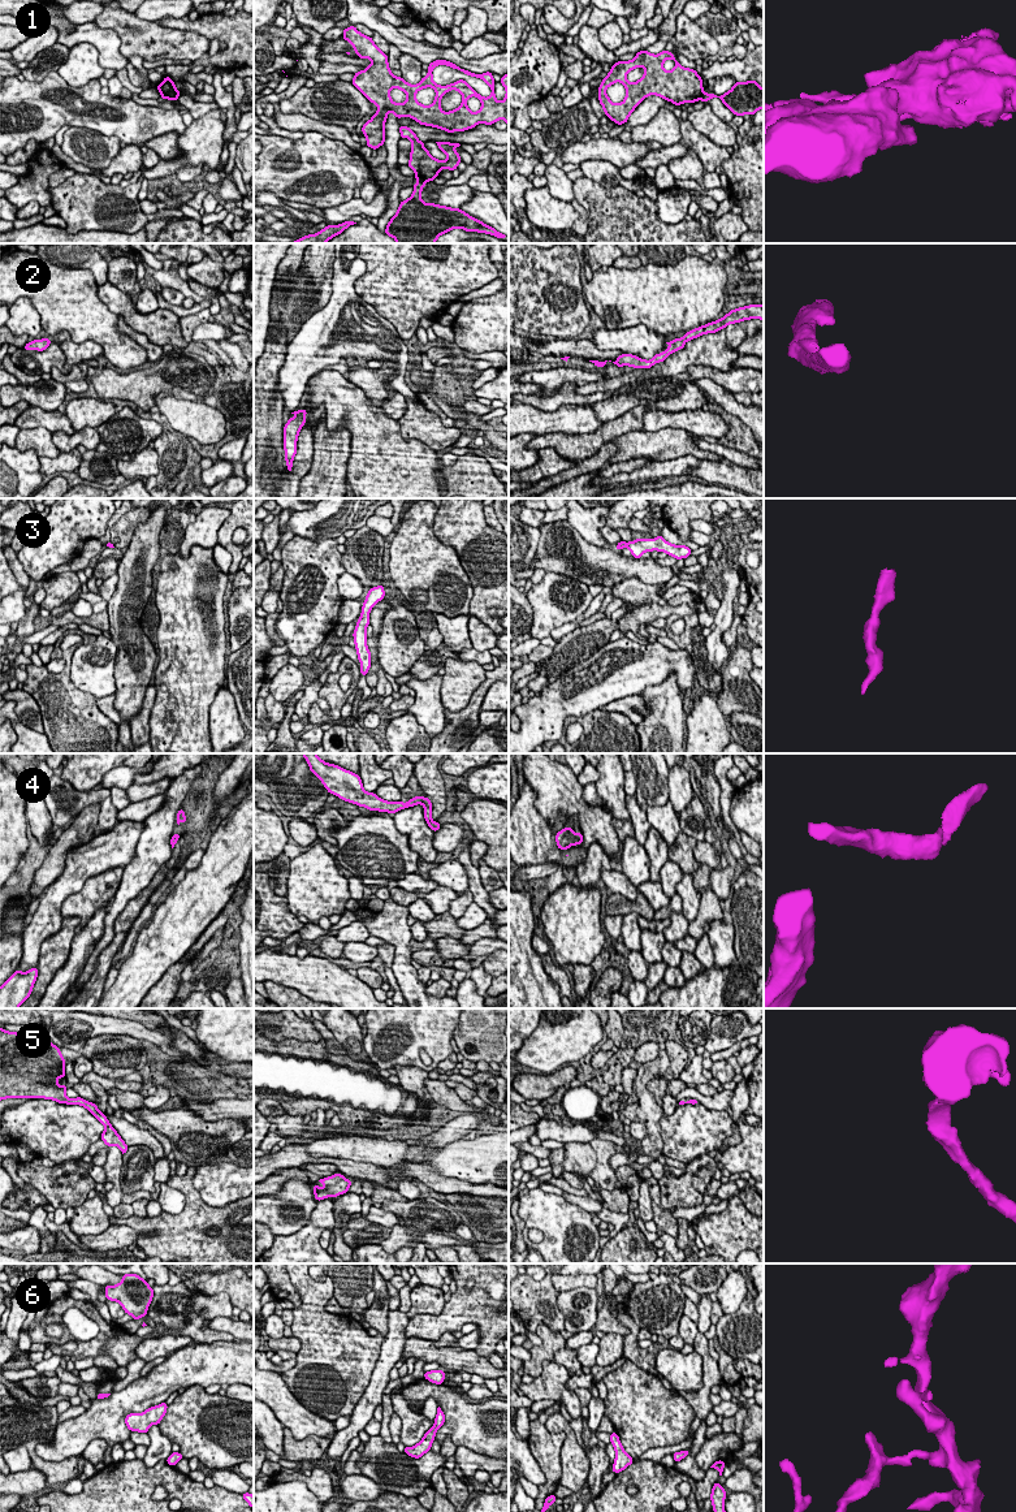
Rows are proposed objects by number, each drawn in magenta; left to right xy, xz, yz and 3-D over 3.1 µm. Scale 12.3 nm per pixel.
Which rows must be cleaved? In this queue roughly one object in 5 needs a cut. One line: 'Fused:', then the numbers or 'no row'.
Fused: 1

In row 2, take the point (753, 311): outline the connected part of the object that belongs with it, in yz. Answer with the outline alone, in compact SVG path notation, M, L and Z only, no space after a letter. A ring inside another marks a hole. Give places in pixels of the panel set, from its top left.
M753 303L749 306L731 310L722 319L718 319L715 321L695 328L687 332L682 338L675 338L671 342L666 342L669 345L669 349L666 351L656 354L650 360L645 360L636 355L623 353L613 363L617 364L619 368L622 366L630 366L634 368L650 368L656 363L663 362L674 351L684 349L684 345L687 341L691 341L706 333L715 333L726 328L729 324L735 324L735 323L740 323L743 320L751 320L751 319L764 320L764 304Z

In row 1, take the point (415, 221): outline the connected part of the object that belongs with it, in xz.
M424 181L412 185L412 195L399 203L397 213L386 225L385 234L397 243L434 243L441 234L455 228L487 233L500 239L506 237L461 208L424 203L420 198L424 186Z

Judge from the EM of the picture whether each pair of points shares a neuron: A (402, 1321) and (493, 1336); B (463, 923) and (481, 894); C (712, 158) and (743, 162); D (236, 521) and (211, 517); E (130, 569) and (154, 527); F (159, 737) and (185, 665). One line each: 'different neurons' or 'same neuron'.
A: different neurons
B: different neurons
C: different neurons
D: different neurons
E: same neuron
F: same neuron

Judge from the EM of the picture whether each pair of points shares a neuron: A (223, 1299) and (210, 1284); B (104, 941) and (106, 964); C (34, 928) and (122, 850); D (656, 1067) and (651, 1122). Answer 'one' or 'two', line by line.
A: two
B: two
C: one
D: one

